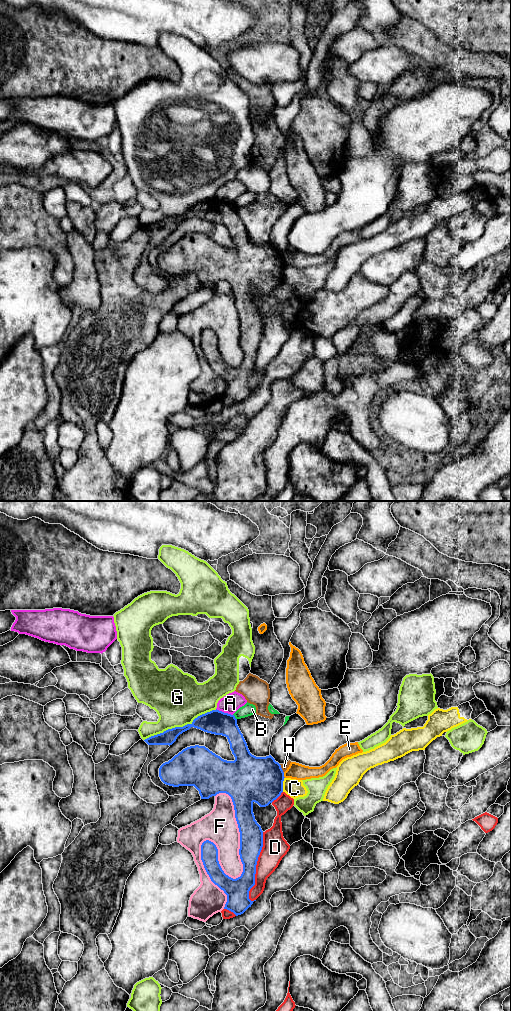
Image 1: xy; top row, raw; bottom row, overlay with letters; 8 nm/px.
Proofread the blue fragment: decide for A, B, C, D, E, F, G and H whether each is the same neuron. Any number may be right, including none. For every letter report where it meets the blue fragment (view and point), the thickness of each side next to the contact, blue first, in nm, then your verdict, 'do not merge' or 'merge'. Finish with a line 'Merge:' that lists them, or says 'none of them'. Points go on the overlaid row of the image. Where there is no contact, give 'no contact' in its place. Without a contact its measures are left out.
A: xy (223, 712) | 190/150 nm | do not merge
B: xy (234, 717) | 190/100 nm | do not merge
C: xy (282, 784) | 360/150 nm | do not merge
D: xy (255, 867) | 190/200 nm | do not merge
E: xy (283, 775) | 360/130 nm | do not merge
F: xy (223, 871) | 190/240 nm | do not merge
G: xy (180, 727) | 170/400 nm | do not merge
H: xy (281, 768) | 360/50 nm | do not merge
Merge: none of them

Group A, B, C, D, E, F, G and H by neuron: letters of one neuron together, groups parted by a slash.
A / B / C / D / E / F / G / H

